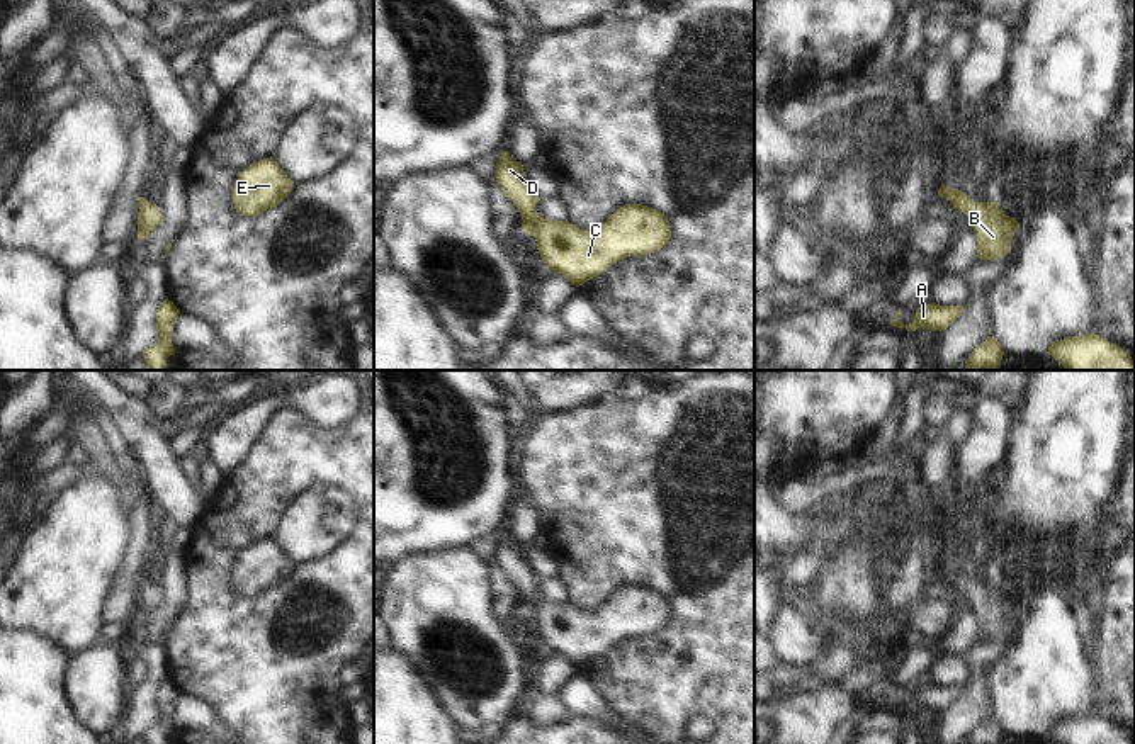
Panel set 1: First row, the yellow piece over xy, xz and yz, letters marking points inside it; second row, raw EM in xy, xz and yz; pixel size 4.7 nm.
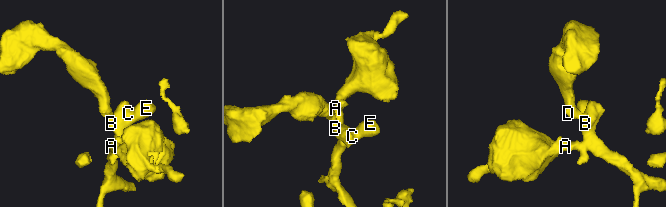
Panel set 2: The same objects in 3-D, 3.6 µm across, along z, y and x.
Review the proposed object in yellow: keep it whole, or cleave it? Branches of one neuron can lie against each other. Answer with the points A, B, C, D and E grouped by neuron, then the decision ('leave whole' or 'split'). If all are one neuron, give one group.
A B C D E | leave whole

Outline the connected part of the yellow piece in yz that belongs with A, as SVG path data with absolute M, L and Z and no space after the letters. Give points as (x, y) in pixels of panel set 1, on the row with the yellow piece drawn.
M936 302L918 307L914 313L914 319L911 324L904 324L899 321L899 311L895 311L895 318L890 321L895 328L906 328L907 331L914 331L918 328L926 328L931 331L945 331L960 314L967 309L965 306L940 306Z

